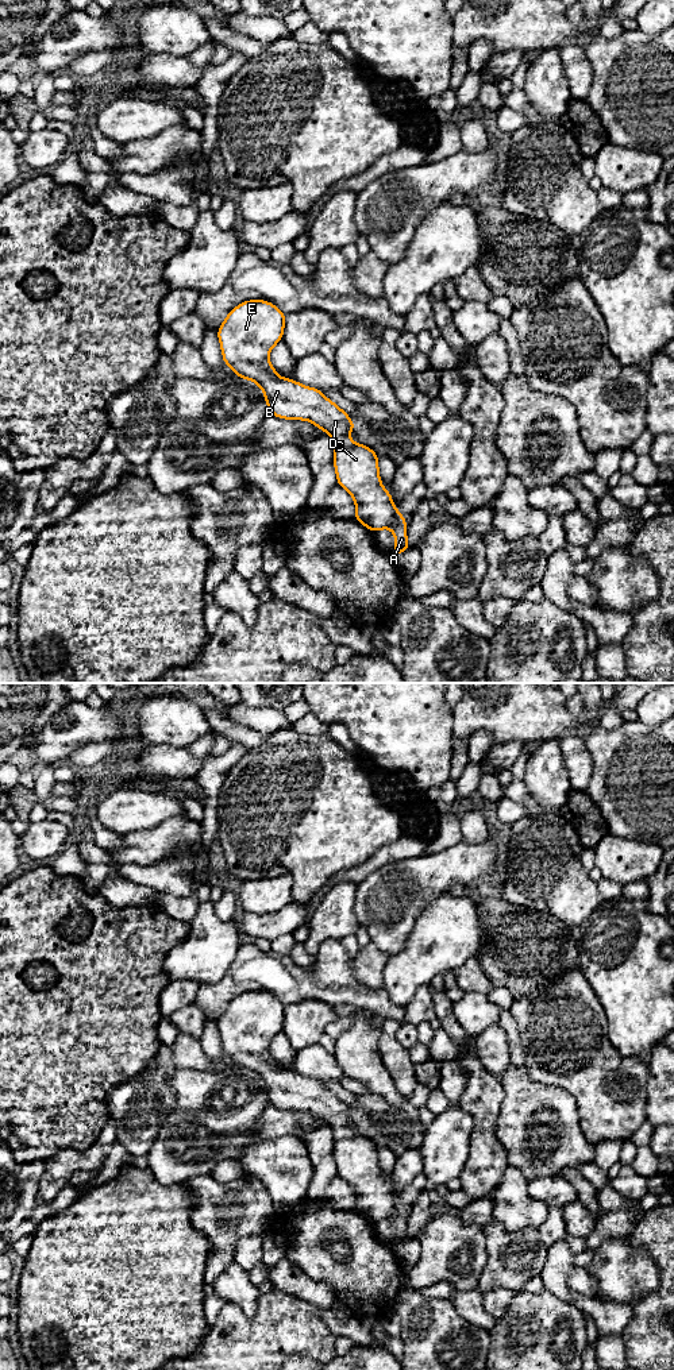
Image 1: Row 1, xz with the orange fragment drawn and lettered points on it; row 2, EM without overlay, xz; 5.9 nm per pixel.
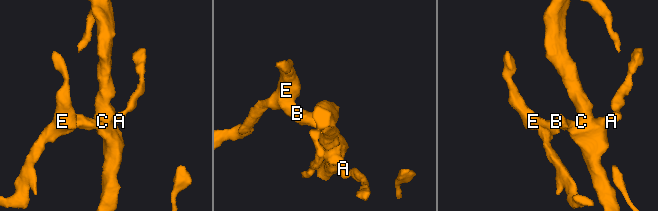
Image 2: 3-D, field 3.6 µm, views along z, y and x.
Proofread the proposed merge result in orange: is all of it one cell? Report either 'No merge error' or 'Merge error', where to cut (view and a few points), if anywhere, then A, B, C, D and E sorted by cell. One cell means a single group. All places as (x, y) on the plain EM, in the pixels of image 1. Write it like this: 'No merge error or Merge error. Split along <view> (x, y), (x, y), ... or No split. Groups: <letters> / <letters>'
No merge error. No split. Groups: A B C D E

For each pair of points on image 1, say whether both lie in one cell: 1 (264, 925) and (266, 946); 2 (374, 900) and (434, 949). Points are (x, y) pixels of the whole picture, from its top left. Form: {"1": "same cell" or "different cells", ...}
{"1": "different cells", "2": "different cells"}

